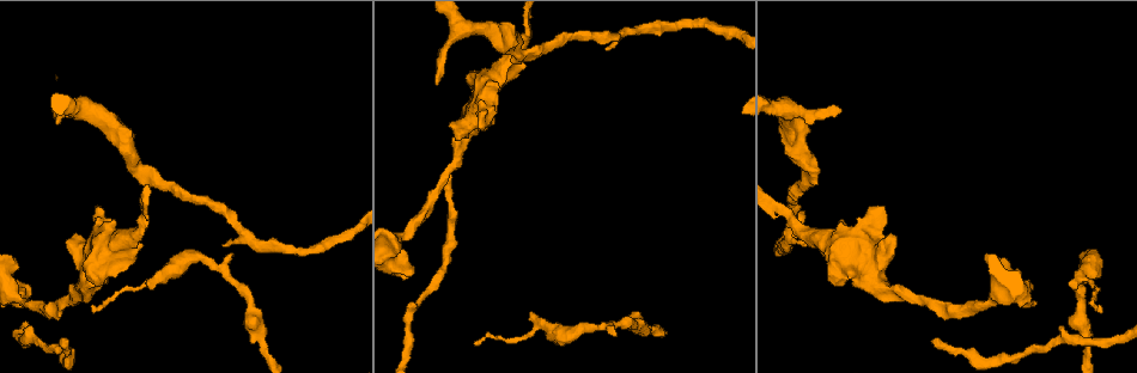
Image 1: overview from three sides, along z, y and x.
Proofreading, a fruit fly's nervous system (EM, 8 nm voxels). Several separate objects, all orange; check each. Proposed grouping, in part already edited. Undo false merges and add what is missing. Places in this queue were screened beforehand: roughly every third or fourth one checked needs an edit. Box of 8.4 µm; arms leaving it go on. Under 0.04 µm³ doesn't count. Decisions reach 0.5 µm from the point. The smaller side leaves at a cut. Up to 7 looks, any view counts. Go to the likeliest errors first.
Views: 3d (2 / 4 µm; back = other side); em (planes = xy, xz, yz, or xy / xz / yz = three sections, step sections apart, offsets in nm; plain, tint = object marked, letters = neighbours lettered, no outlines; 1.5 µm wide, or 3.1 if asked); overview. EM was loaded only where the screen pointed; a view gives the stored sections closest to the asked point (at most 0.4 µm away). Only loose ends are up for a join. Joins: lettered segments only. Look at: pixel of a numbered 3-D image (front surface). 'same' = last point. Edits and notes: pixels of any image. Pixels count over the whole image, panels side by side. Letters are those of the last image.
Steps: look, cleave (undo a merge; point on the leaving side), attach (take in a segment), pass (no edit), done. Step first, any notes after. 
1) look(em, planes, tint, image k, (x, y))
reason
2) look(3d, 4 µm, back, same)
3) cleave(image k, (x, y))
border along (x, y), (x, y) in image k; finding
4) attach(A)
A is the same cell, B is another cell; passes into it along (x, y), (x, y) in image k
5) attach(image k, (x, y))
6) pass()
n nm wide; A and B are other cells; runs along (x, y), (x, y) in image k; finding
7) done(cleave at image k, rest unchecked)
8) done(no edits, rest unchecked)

look(em, planes, plain, image 1, (930, 341))
an open end

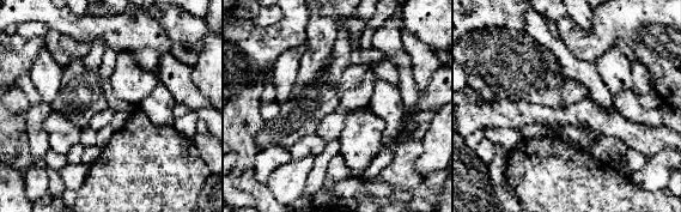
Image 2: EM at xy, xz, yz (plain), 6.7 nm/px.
look(em, planes, tint, same)

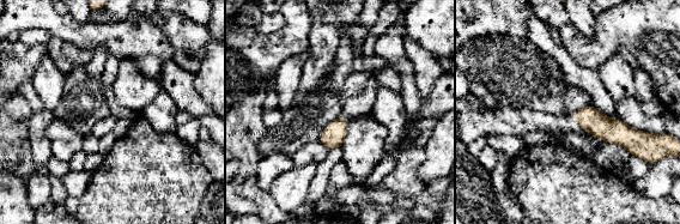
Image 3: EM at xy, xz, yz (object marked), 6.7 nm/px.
look(em, planes, letters, same)
what lies round it

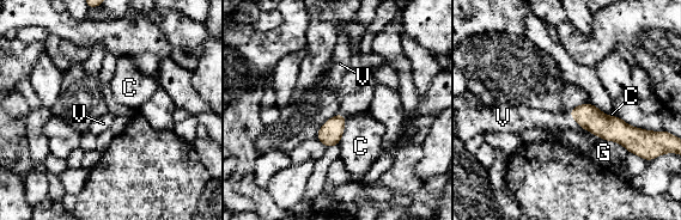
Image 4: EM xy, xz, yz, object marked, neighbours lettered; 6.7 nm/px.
attach(image 4, (546, 120))
G touches over 220 nm; V is the same cell, C and G are other cells; the neuron continues

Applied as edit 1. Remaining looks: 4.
look(3d, 4 µm, back, image 1, (792, 220))
thick turns thin

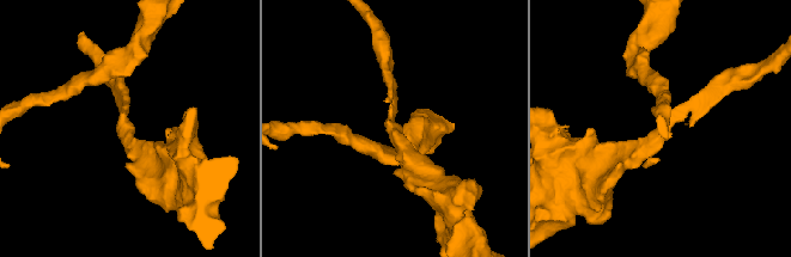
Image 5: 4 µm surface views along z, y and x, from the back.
look(em, yz, step 8, letters, image 5, (394, 123))
now the EM

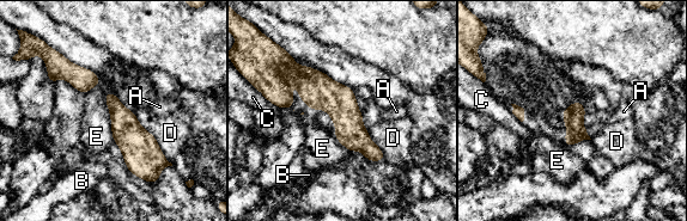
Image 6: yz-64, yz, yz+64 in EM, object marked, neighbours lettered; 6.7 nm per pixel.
pass()
D touches over 460 nm; A, B, C, D and E are other cells; border along (105, 90), (105, 105), (114, 141) in image 6; one neuron here

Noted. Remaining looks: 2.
done(attach at image 4, rest unchecked)

